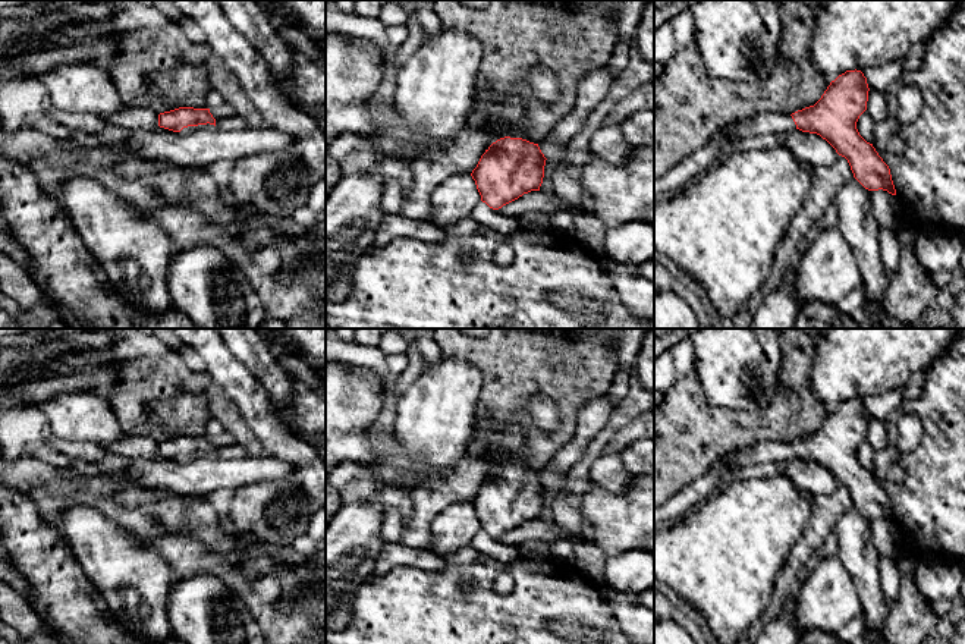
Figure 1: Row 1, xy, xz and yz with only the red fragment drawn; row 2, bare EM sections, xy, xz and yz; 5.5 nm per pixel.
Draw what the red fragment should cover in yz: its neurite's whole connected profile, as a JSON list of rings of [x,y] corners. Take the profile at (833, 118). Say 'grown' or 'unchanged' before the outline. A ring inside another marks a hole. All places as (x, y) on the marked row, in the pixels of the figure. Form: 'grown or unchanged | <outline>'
grown | [[[846,70],[830,82],[814,106],[792,114],[766,113],[742,119],[730,141],[786,135],[795,129],[817,133],[848,160],[854,178],[865,189],[896,195],[889,166],[856,129],[859,116],[867,110],[868,91],[861,70]]]

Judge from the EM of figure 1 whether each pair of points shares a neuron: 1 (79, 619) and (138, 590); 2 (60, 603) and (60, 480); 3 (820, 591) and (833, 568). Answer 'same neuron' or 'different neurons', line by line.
1: different neurons
2: different neurons
3: same neuron

